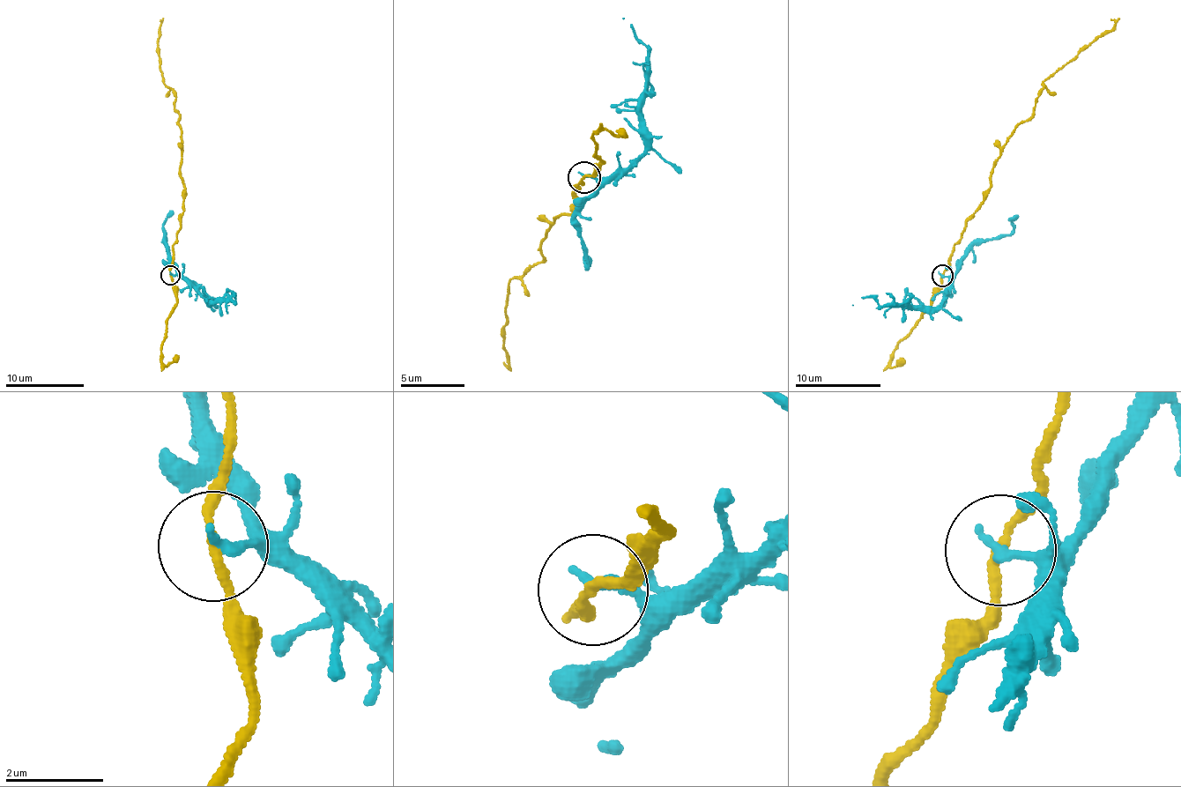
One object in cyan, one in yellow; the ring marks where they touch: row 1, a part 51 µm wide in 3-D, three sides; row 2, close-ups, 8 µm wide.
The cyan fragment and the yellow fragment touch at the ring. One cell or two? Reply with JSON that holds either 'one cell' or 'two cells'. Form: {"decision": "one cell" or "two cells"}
{"decision": "one cell"}

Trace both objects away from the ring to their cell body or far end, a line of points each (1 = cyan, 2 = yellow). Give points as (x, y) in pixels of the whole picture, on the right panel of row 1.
1: (942, 276), (950, 282), (936, 307), (880, 307), (878, 302), (861, 298), (852, 305)
2: (942, 276), (966, 220), (991, 187), (994, 159), (1006, 137), (1031, 116), (1045, 80), (1120, 18)

